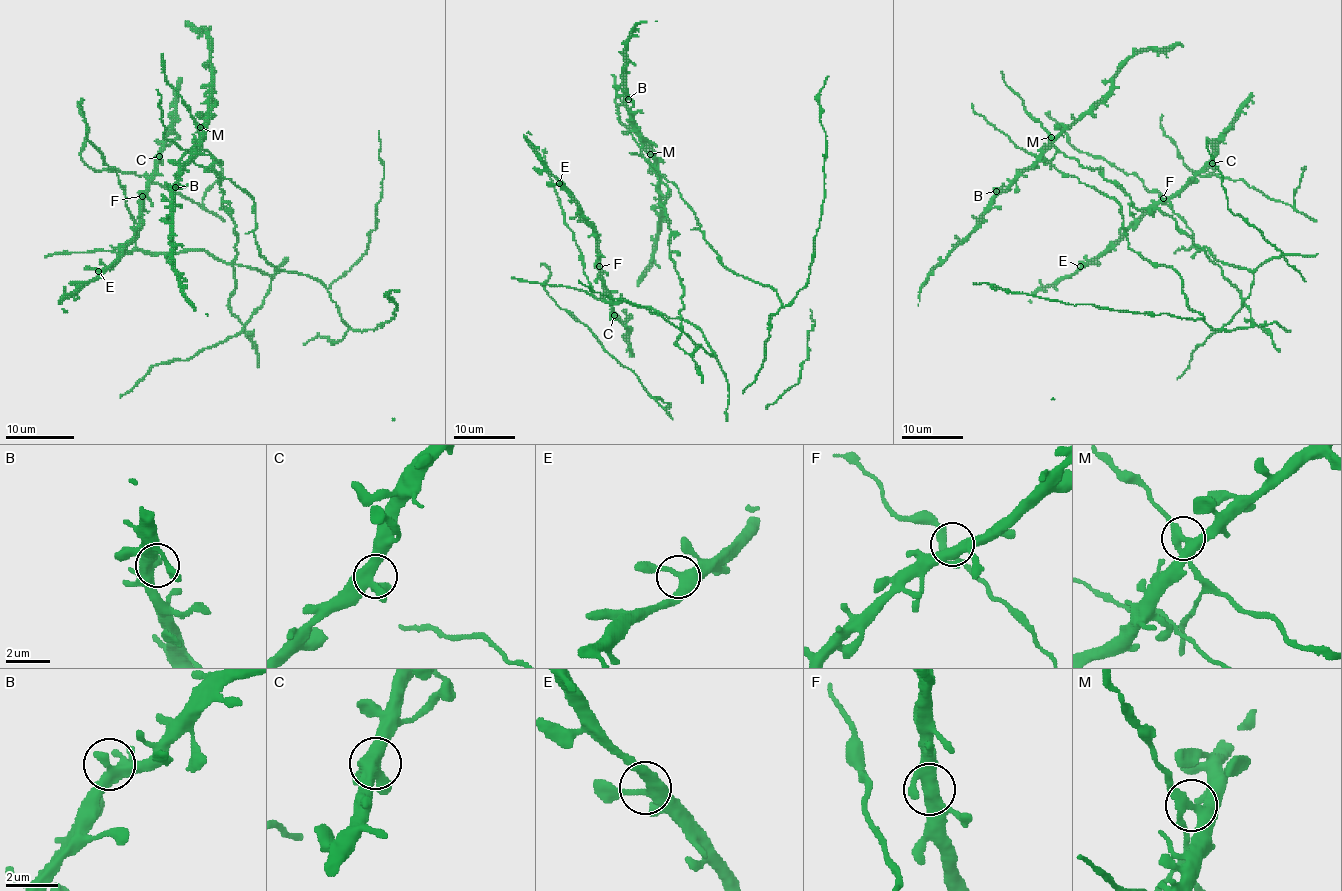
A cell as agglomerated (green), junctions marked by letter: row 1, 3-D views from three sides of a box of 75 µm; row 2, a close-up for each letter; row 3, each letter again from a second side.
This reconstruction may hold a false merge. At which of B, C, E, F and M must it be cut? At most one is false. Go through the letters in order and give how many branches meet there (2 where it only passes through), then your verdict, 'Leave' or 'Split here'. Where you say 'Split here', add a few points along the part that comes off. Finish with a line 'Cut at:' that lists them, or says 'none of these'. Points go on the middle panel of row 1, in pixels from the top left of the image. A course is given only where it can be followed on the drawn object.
B: Branches: 4. Leave
C: Branches: 4. Leave
E: Branches: 3. Leave
F: Branches: 4. Leave
M: Branches: 4. Leave
Cut at: none of these

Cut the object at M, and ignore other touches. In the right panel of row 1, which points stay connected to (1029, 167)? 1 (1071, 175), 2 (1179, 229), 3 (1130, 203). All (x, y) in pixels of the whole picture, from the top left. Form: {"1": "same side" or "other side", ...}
{"1": "same side", "2": "other side", "3": "other side"}

